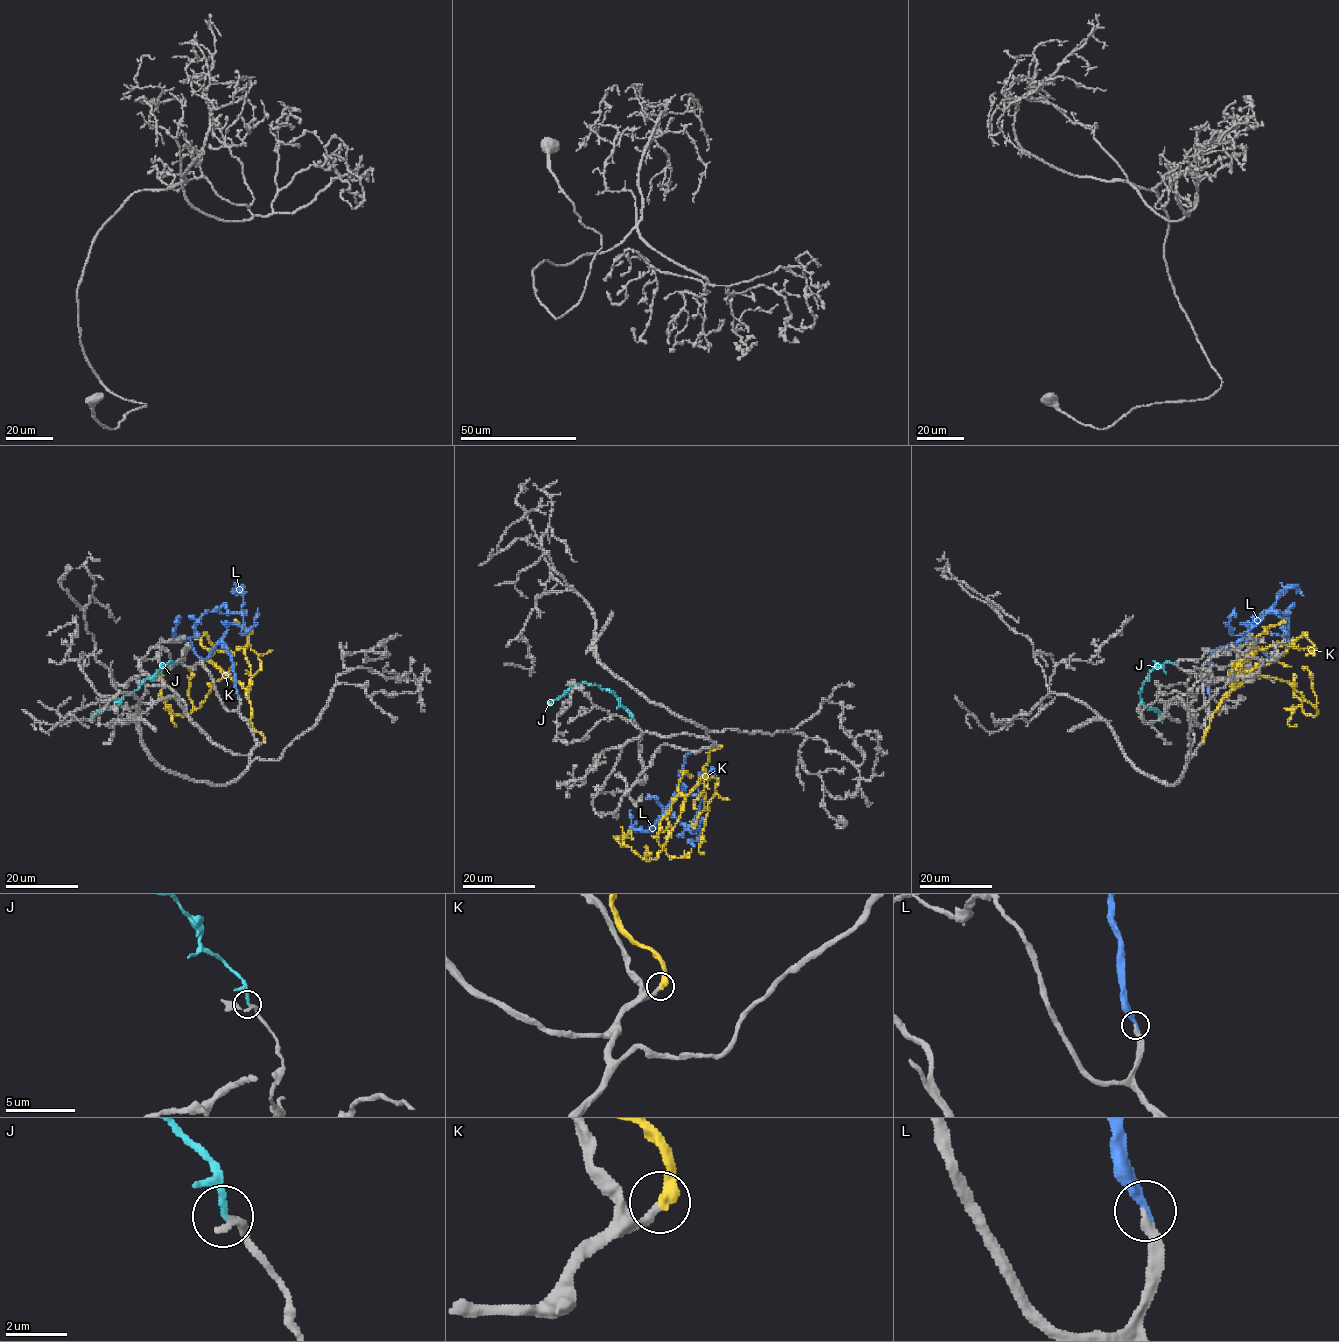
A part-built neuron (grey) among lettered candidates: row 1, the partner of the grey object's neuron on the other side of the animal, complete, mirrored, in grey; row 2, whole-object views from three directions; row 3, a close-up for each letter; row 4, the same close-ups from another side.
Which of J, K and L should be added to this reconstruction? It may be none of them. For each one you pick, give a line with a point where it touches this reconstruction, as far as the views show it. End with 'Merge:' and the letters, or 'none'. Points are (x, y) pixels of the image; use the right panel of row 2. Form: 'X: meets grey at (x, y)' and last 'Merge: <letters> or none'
L: meets grey at (1209, 696)
Merge: L

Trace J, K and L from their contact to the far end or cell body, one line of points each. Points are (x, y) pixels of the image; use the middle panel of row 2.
J: (632, 720), (616, 695), (608, 689), (586, 683), (569, 688), (550, 704)
K: (720, 746), (708, 753), (703, 775), (686, 796), (658, 856), (645, 860), (612, 837)
L: (696, 753), (684, 758), (680, 785), (687, 795), (700, 799), (690, 825), (682, 825), (653, 797), (646, 799)

